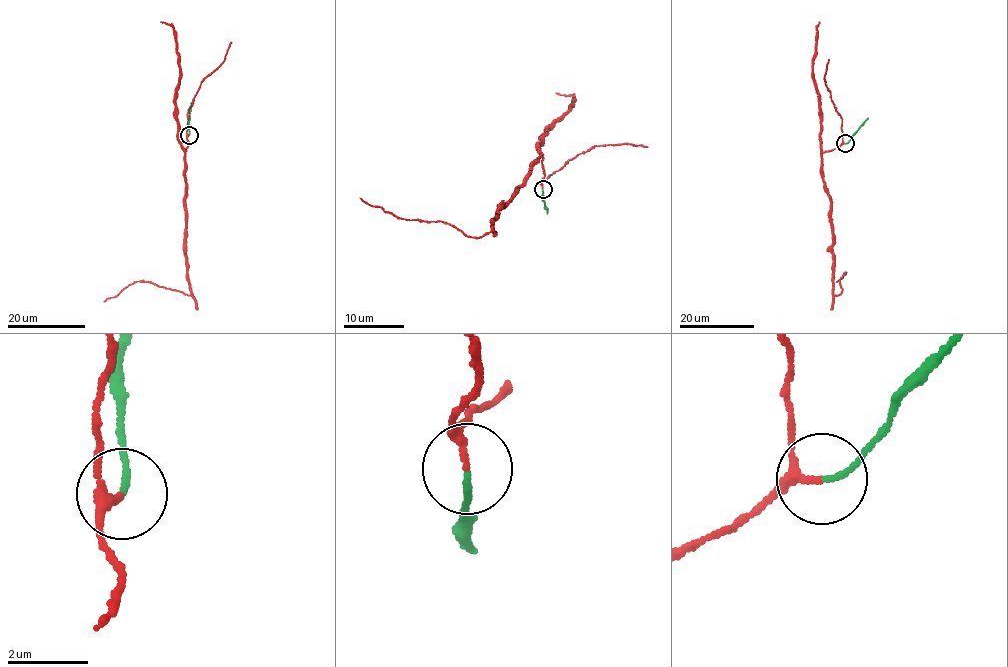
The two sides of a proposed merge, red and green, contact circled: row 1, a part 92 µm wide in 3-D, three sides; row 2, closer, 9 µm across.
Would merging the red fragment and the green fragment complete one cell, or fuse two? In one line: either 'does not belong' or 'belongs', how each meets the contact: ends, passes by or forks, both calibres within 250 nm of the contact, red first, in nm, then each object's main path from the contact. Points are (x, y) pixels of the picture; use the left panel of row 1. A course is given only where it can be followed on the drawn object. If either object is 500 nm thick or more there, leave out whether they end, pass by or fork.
belongs; red passes by; green ends there; 150 nm thick on the red side, 120 nm on the other; red runs (188, 134), (185, 151), (186, 280), (191, 294), (136, 281), (103, 301); green runs (188, 134), (190, 103)

